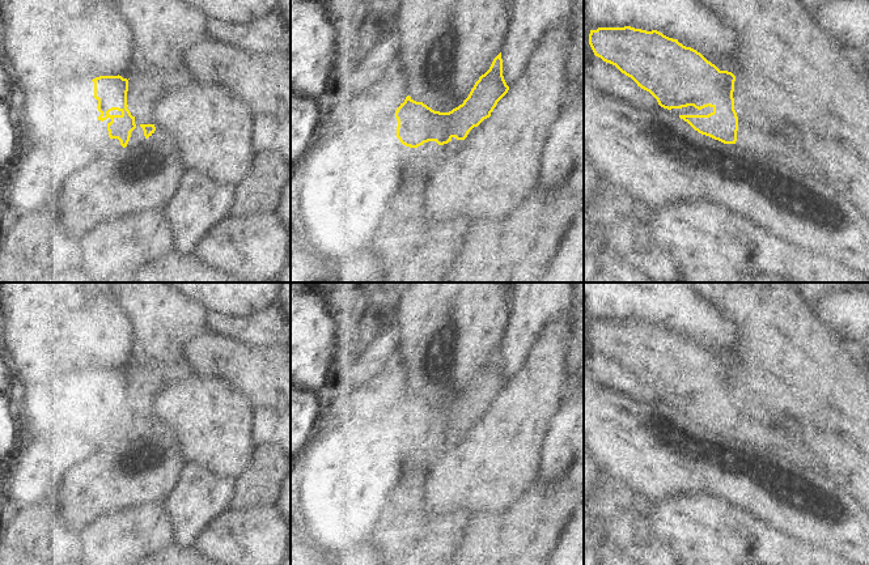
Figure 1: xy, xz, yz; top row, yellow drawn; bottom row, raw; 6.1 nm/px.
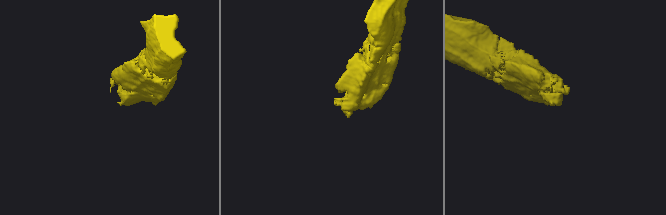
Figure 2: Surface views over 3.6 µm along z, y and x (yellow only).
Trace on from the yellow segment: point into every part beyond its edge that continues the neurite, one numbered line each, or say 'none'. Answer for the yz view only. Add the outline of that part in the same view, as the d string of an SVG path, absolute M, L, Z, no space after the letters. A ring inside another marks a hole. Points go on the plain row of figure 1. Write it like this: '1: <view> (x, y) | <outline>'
1: yz (755, 427) | M742 408L738 411L736 438L763 447L775 455L789 458L806 450L789 433L787 428L789 420L793 420L790 413L780 416L770 415L764 408Z

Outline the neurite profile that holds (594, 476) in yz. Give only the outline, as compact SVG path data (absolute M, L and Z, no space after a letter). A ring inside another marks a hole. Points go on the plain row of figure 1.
M584 445L584 505L597 488L610 480L612 477L598 466L592 451Z

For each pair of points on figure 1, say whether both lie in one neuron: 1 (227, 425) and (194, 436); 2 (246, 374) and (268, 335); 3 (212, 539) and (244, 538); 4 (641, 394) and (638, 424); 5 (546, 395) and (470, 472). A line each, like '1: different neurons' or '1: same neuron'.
1: same neuron
2: different neurons
3: same neuron
4: different neurons
5: same neuron

